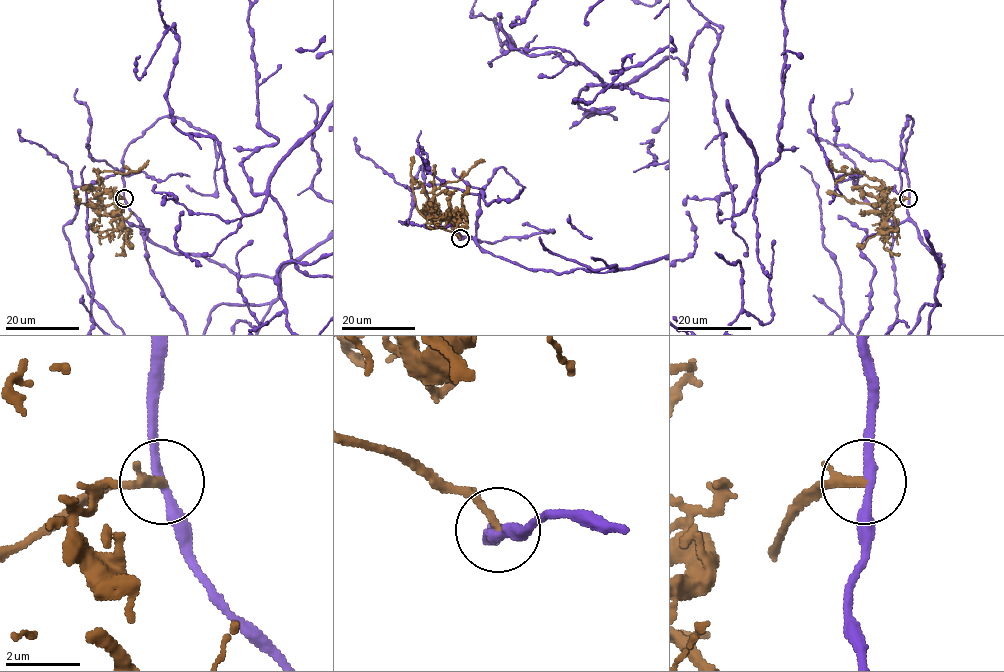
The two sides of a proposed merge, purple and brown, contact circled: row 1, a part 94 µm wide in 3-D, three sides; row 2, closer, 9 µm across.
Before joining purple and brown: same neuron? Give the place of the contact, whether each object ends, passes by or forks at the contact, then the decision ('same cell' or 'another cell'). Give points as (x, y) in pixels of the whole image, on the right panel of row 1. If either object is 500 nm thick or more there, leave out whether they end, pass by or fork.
at (908, 198); purple passes by; brown passes by; another cell

